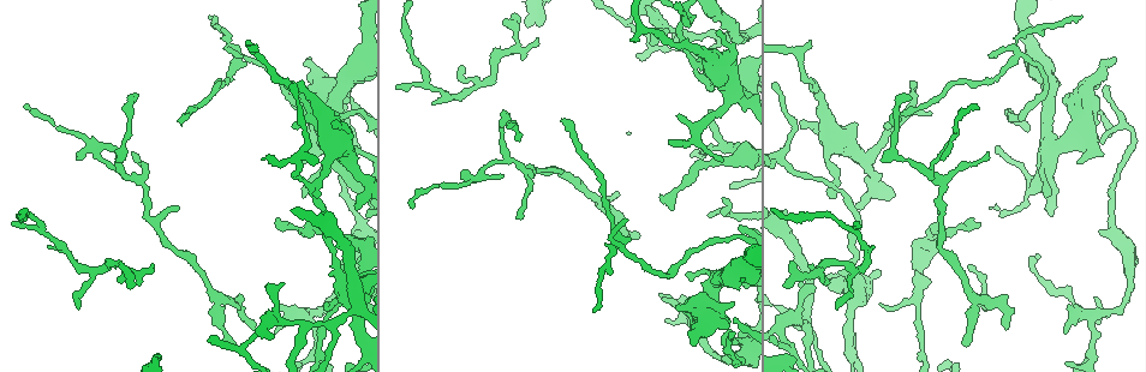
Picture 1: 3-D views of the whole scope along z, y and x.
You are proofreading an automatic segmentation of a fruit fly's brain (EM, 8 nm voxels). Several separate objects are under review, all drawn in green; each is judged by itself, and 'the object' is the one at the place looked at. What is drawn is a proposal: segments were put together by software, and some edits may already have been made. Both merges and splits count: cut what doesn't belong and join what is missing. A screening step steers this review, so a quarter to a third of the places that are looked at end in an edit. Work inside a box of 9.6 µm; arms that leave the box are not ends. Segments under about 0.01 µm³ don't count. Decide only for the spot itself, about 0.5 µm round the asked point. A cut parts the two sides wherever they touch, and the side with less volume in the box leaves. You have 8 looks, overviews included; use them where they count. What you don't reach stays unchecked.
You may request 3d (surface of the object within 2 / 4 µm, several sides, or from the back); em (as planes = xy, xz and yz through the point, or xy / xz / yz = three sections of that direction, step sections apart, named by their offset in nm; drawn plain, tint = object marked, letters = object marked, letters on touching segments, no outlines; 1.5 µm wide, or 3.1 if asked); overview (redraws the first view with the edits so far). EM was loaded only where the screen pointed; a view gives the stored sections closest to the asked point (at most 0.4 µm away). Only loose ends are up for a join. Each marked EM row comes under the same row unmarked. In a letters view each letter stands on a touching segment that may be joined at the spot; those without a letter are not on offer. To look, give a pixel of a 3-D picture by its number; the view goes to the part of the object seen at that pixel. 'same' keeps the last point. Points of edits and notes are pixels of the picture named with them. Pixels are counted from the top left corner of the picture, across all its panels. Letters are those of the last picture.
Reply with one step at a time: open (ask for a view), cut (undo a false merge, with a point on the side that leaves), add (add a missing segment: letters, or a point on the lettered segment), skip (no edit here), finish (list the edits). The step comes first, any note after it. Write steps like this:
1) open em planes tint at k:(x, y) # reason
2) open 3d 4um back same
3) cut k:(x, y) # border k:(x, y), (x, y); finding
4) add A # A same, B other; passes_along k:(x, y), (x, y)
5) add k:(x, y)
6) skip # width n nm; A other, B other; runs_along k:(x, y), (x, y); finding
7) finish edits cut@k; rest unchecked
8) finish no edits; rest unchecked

open em planes tint at 1:(833, 185)

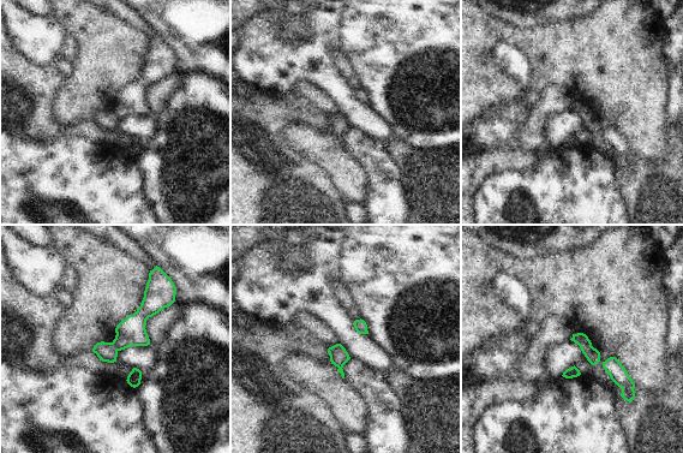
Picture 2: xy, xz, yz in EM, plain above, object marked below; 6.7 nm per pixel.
open em planes letters same # see the neighbours

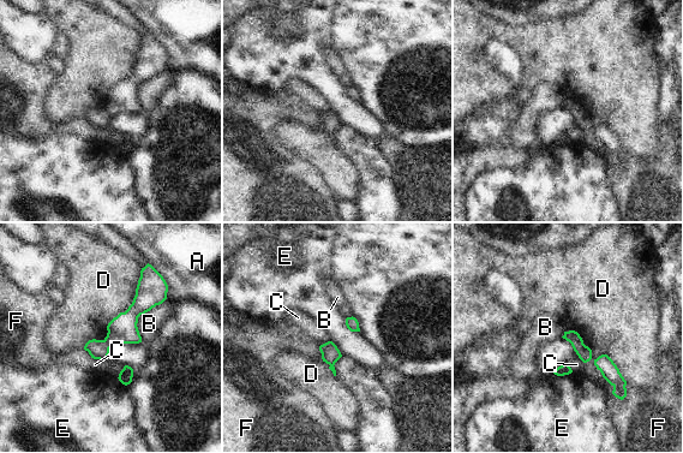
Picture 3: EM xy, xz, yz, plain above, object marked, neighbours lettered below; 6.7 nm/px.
cut 3:(585, 353) # A other, B other, C other, D other, E other, F other; part_leaving 3:(575, 344), (622, 385); two neurons meet here

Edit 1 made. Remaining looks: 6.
open em planes letters at 1:(883, 307) # branch stops here

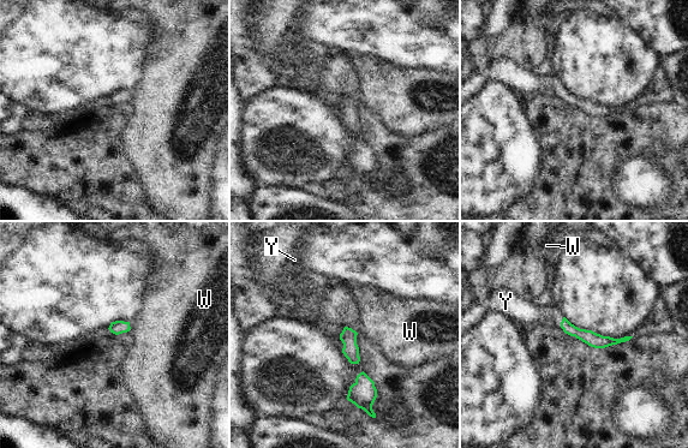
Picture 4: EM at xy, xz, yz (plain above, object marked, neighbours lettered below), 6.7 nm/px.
add Y # width 90 nm; W other, Y same; it goes on there

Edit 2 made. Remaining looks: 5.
open 3d 2um back at 1:(179, 207) # tapers out

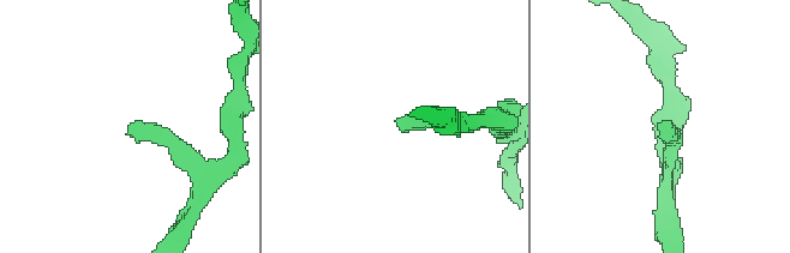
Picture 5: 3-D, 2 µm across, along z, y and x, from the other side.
open em planes letters at 5:(128, 134) # need the tissue

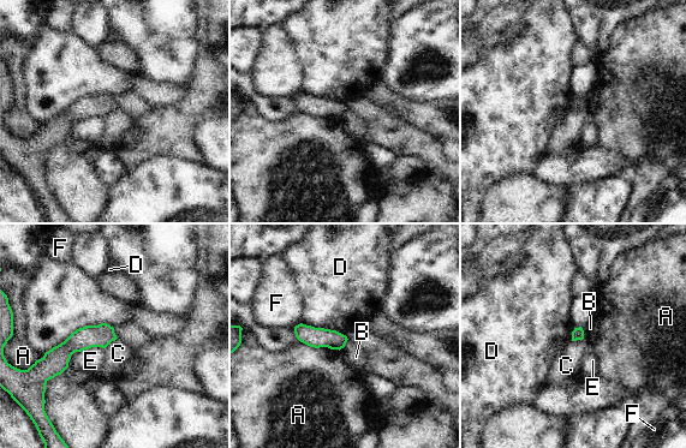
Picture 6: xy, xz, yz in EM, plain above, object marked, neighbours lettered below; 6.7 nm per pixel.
skip # A other, B other, C other, D other, E other, F other; border 6:(117, 338), (105, 348); no lettered segment goes on from it

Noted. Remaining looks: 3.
finish edits cut@3, add@4; rest unchecked

